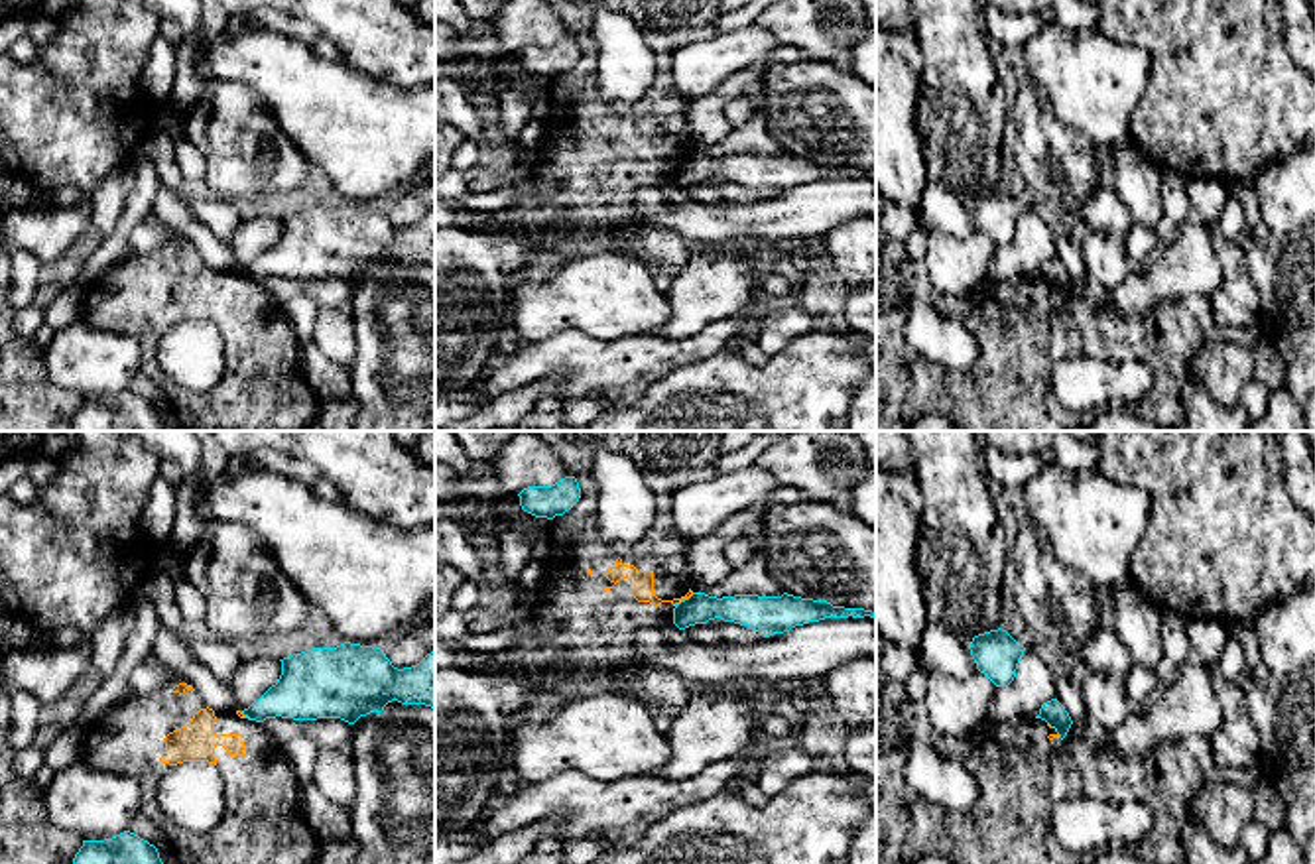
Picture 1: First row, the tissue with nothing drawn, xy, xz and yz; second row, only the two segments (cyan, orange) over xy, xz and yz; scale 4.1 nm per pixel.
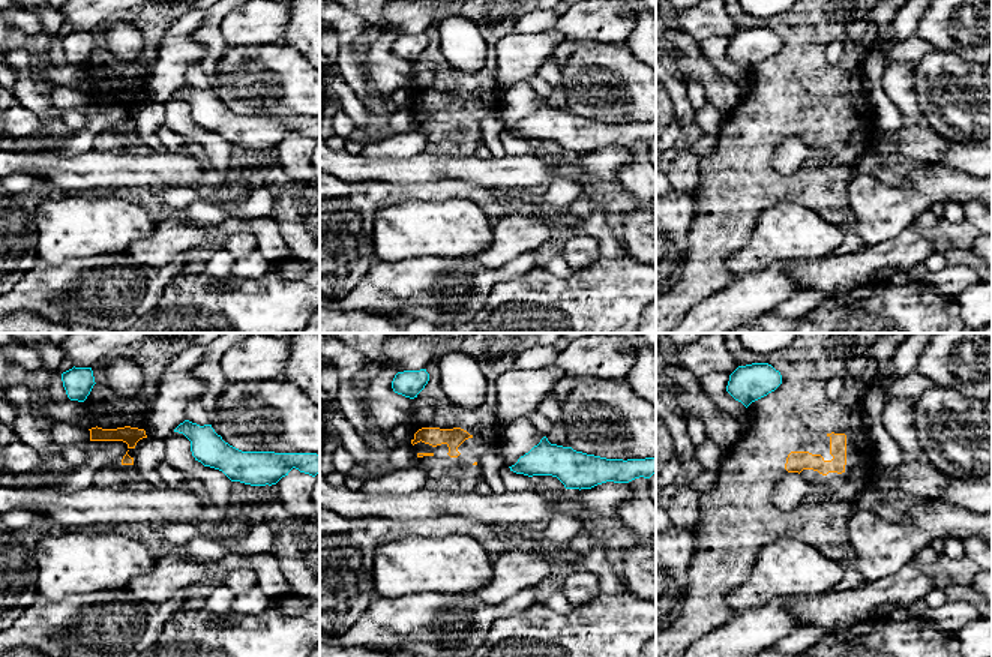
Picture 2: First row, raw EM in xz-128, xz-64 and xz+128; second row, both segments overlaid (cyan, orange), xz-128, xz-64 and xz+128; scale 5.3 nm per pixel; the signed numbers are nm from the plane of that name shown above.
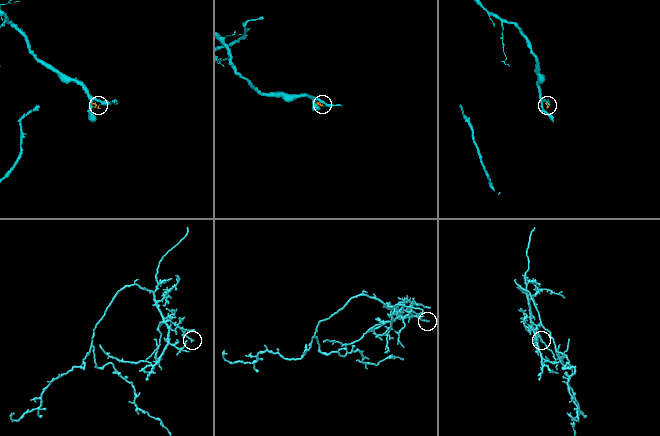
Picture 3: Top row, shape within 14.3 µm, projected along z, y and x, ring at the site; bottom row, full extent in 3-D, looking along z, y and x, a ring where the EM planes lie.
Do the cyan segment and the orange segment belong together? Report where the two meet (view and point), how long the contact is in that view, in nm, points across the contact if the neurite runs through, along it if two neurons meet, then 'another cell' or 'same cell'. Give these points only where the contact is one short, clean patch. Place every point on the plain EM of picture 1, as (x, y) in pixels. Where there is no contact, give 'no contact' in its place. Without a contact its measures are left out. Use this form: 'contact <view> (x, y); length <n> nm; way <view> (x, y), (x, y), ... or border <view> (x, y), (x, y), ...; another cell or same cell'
contact xz (686, 158); length 100 nm; border xz (693, 152), (674, 164); another cell

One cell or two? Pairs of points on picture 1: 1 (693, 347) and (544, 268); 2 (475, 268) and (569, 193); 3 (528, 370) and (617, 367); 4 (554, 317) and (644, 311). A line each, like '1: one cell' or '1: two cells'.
1: two cells
2: two cells
3: one cell
4: one cell

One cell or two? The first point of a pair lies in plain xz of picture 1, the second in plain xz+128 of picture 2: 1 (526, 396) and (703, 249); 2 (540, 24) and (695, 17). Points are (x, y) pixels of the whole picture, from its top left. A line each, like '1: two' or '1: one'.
1: two
2: one

